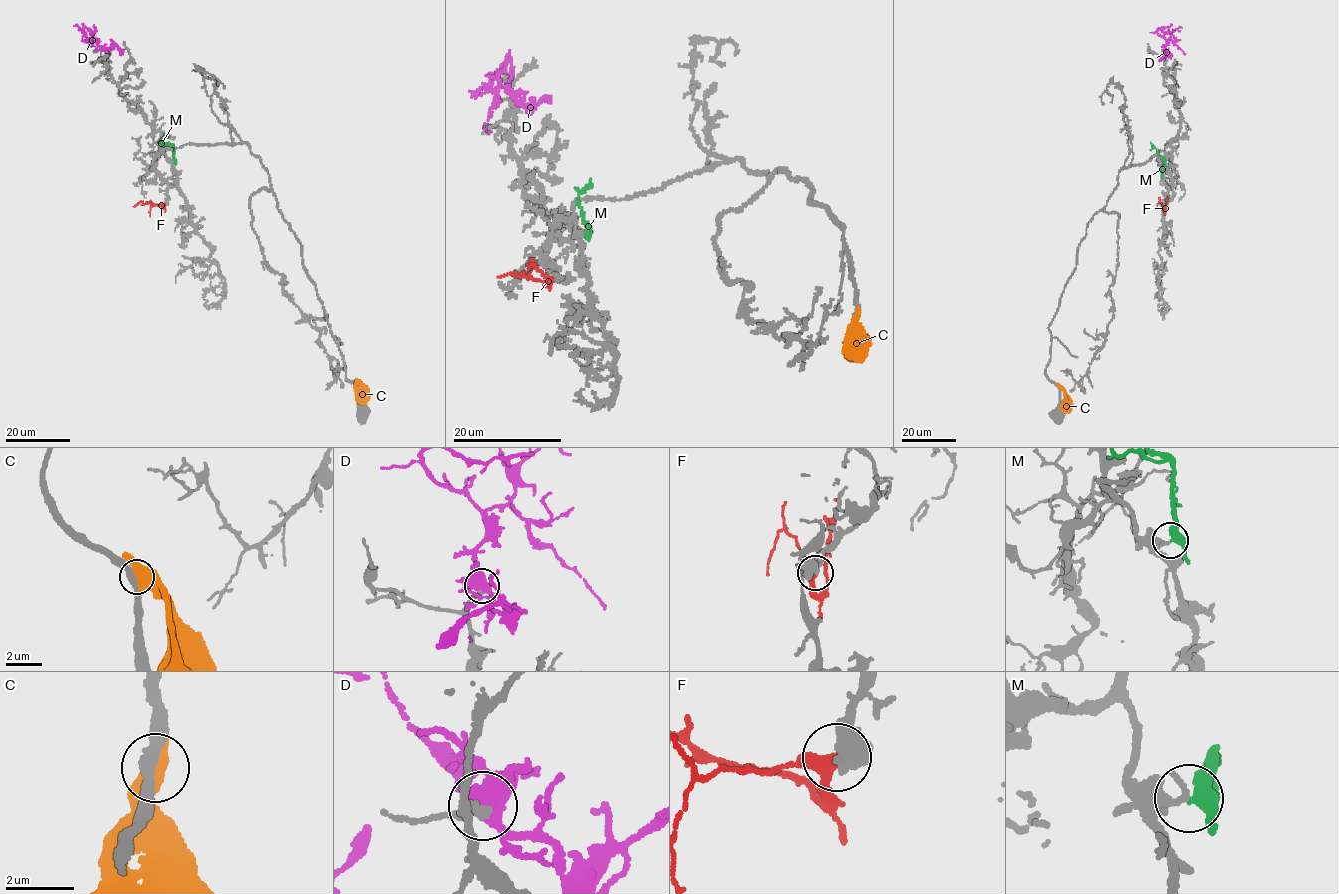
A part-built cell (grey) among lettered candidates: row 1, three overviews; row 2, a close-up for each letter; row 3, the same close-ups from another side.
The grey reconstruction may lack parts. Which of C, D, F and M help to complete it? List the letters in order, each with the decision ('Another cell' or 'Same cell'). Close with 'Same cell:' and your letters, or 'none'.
C: Another cell
D: Same cell
F: Same cell
M: Another cell
Same cell: D, F

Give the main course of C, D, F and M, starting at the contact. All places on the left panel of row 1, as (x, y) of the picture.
C: (356, 381), (358, 395), (366, 402)
D: (101, 49), (88, 40), (95, 30), (93, 25)
F: (164, 204), (163, 208), (140, 202), (133, 206)
M: (172, 159), (173, 146), (162, 143), (165, 134)

